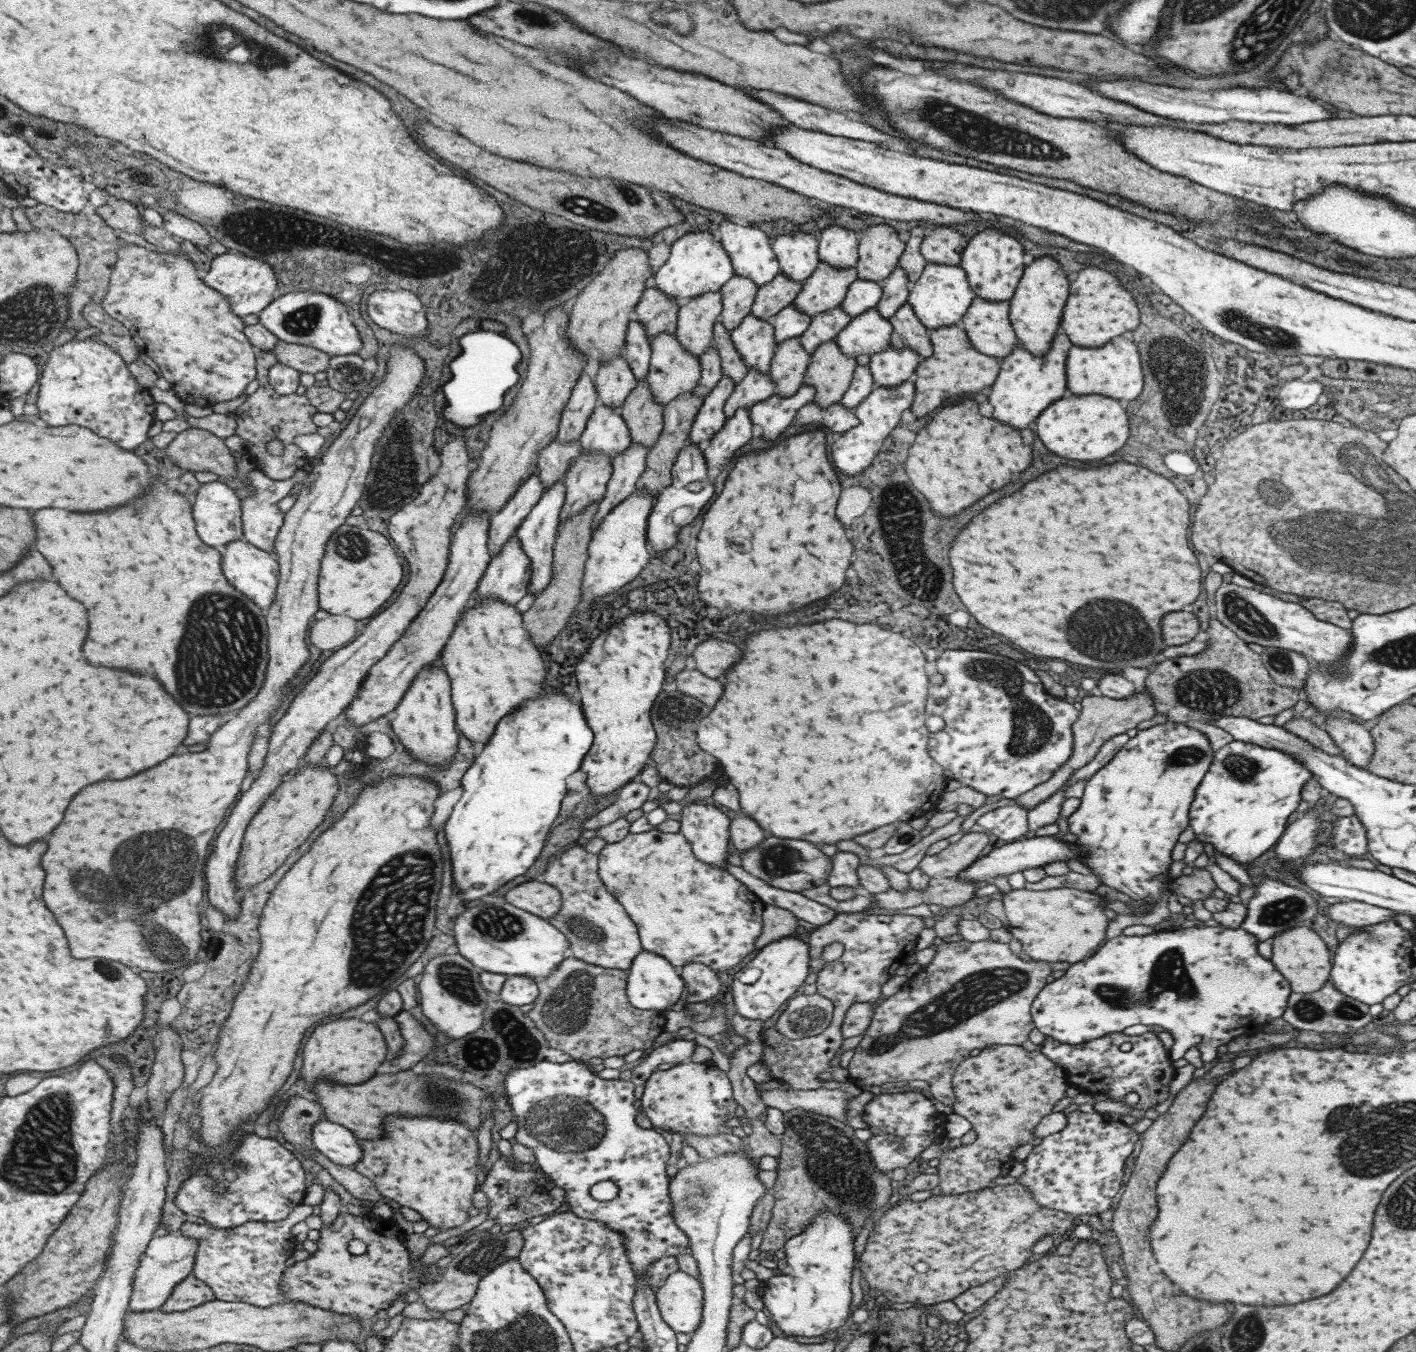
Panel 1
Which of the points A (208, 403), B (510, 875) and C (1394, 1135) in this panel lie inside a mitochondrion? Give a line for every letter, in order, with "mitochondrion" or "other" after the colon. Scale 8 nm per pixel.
A: other
B: other
C: mitochondrion

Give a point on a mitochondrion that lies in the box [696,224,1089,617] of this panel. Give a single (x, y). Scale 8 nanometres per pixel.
(905, 513)

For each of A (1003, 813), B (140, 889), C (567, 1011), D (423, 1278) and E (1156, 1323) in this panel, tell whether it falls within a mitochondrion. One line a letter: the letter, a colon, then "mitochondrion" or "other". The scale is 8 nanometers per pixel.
A: other
B: mitochondrion
C: mitochondrion
D: other
E: other

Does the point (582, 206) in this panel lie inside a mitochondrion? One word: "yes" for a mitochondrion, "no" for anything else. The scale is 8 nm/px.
yes

